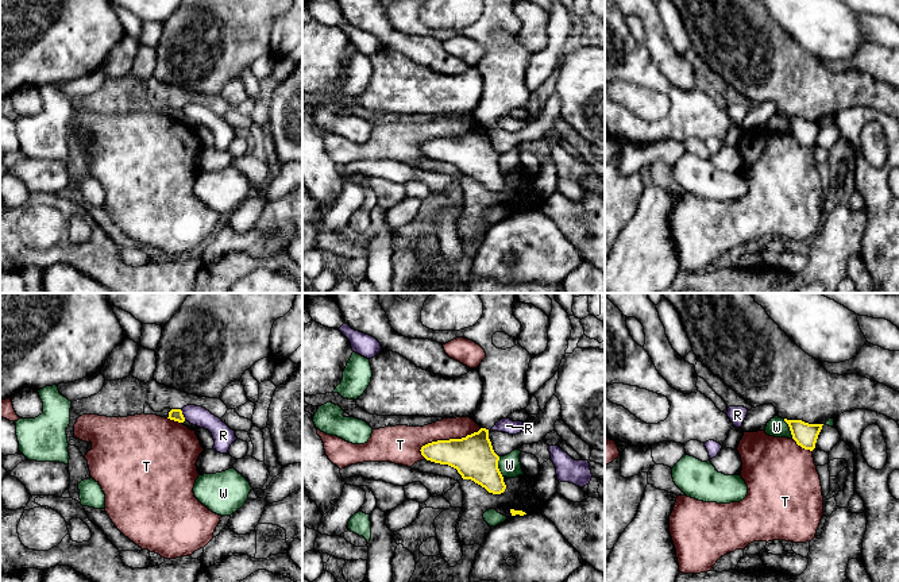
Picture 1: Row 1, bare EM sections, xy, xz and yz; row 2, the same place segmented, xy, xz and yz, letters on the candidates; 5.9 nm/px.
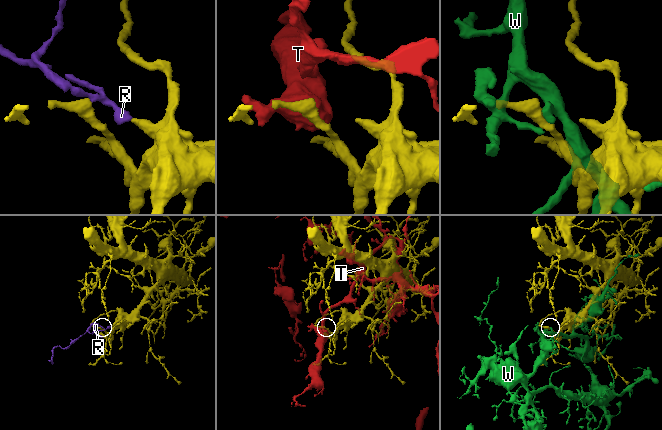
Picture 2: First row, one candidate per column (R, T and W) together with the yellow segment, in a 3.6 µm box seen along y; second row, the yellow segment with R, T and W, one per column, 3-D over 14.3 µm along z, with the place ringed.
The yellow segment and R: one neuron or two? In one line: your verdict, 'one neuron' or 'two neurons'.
one neuron

